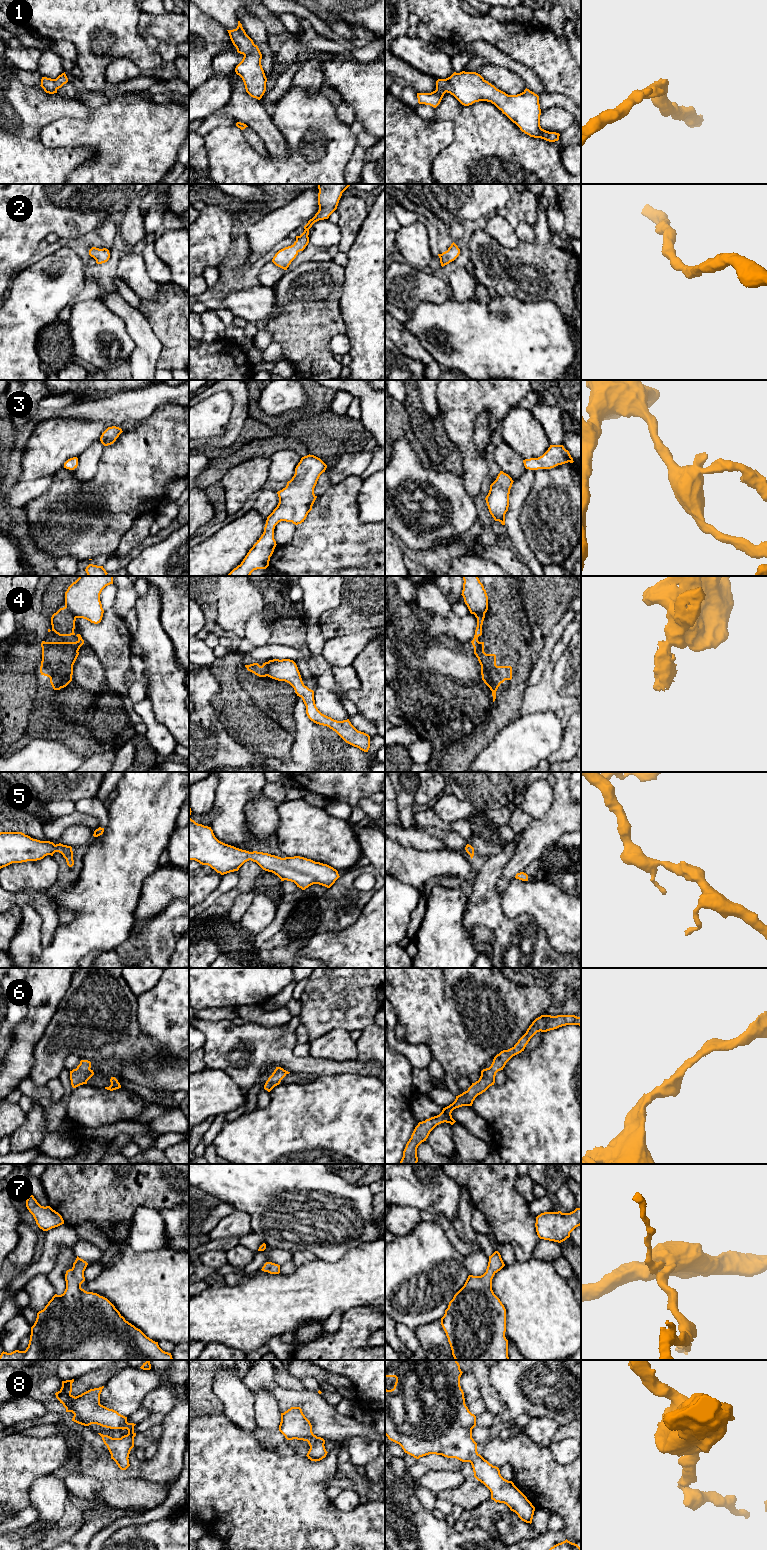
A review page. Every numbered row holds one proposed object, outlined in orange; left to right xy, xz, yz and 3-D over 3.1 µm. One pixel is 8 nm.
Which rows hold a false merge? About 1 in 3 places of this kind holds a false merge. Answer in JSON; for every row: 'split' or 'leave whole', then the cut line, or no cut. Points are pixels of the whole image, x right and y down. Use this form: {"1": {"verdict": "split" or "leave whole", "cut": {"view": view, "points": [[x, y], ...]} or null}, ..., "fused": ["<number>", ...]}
{"1": {"verdict": "leave whole", "cut": null}, "2": {"verdict": "leave whole", "cut": null}, "3": {"verdict": "leave whole", "cut": null}, "4": {"verdict": "split", "cut": {"view": "xz", "points": [[264, 663], [267, 675]]}}, "5": {"verdict": "leave whole", "cut": null}, "6": {"verdict": "leave whole", "cut": null}, "7": {"verdict": "leave whole", "cut": null}, "8": {"verdict": "leave whole", "cut": null}, "fused": ["4"]}

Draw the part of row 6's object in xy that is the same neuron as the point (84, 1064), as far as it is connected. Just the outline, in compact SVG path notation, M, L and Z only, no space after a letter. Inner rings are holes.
M81 1060L77 1068L70 1071L70 1080L73 1088L87 1084L87 1081L94 1075L93 1070L90 1068L90 1061Z

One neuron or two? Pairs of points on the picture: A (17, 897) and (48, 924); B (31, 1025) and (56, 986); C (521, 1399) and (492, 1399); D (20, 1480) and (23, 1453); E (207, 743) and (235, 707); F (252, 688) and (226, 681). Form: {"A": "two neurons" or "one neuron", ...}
{"A": "one neuron", "B": "one neuron", "C": "two neurons", "D": "one neuron", "E": "two neurons", "F": "two neurons"}

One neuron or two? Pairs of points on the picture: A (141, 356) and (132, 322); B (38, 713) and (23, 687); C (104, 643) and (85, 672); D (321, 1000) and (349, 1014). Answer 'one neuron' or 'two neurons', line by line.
A: one neuron
B: two neurons
C: two neurons
D: one neuron

